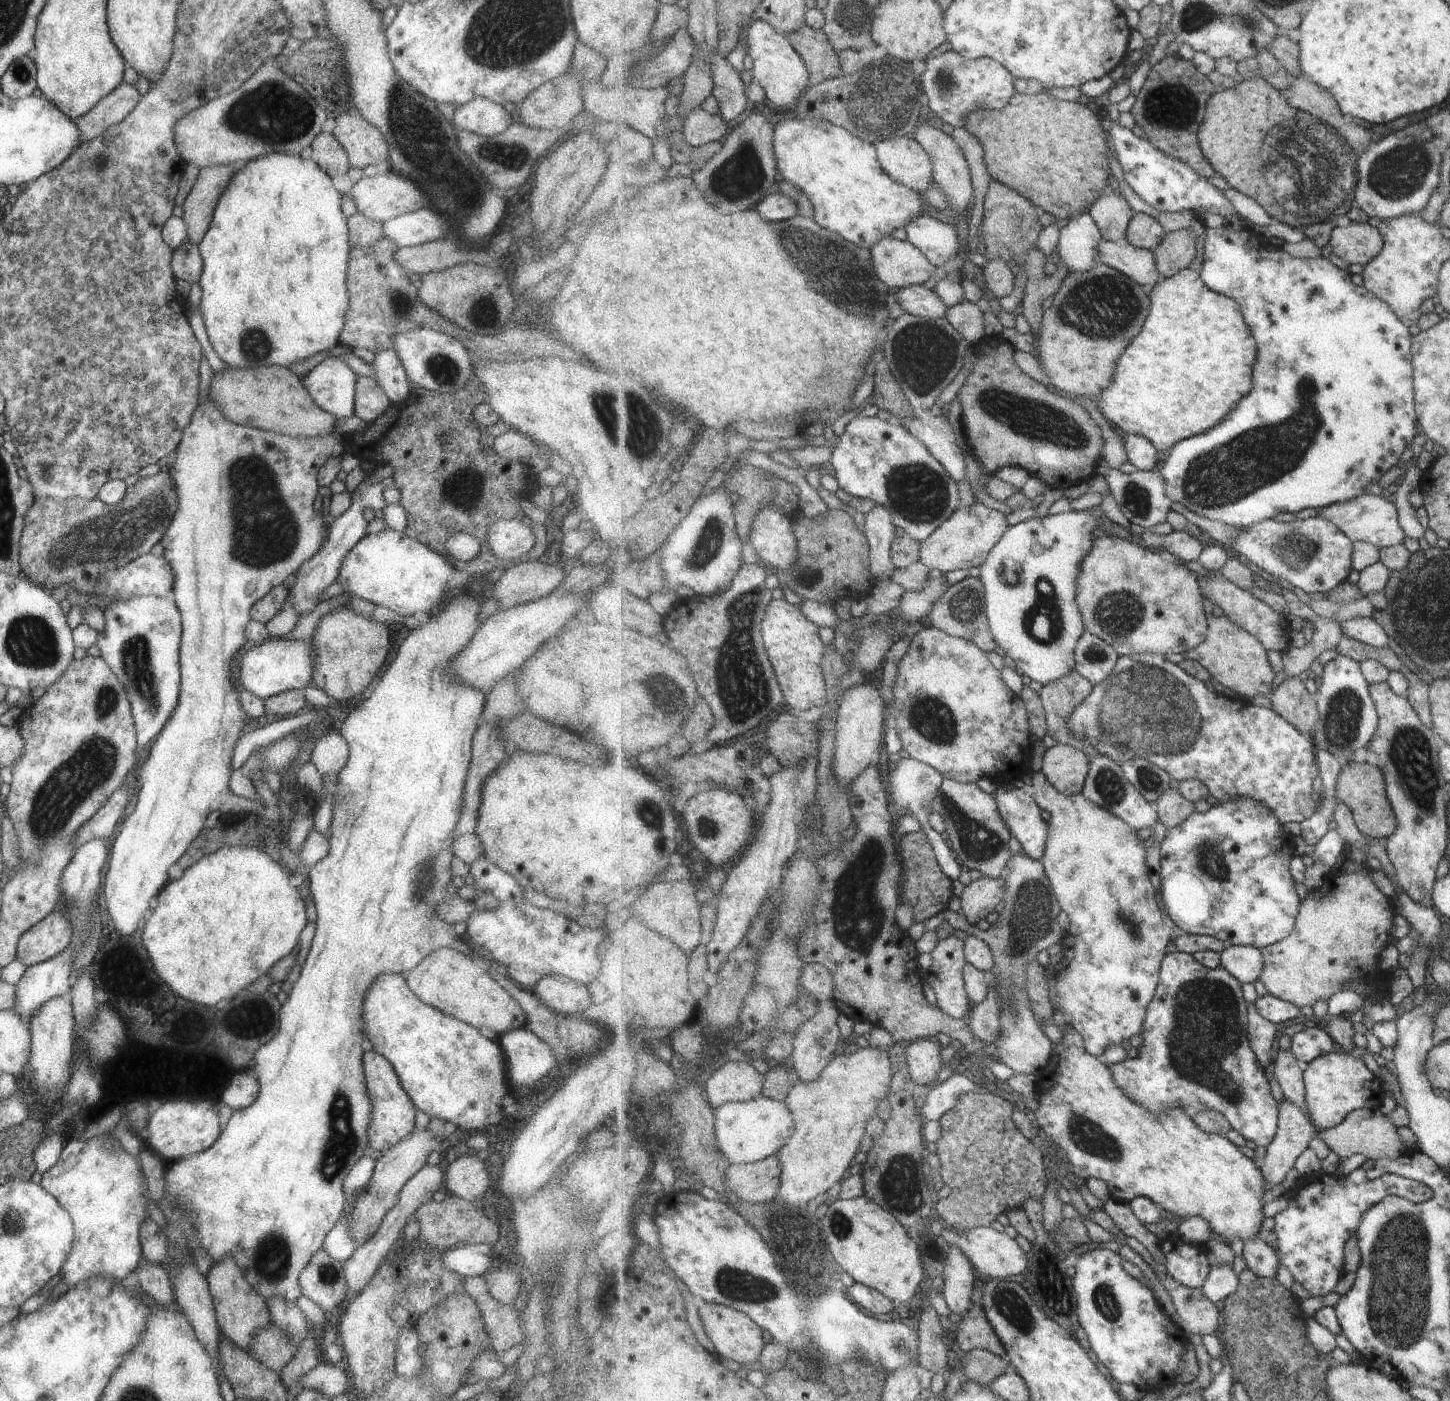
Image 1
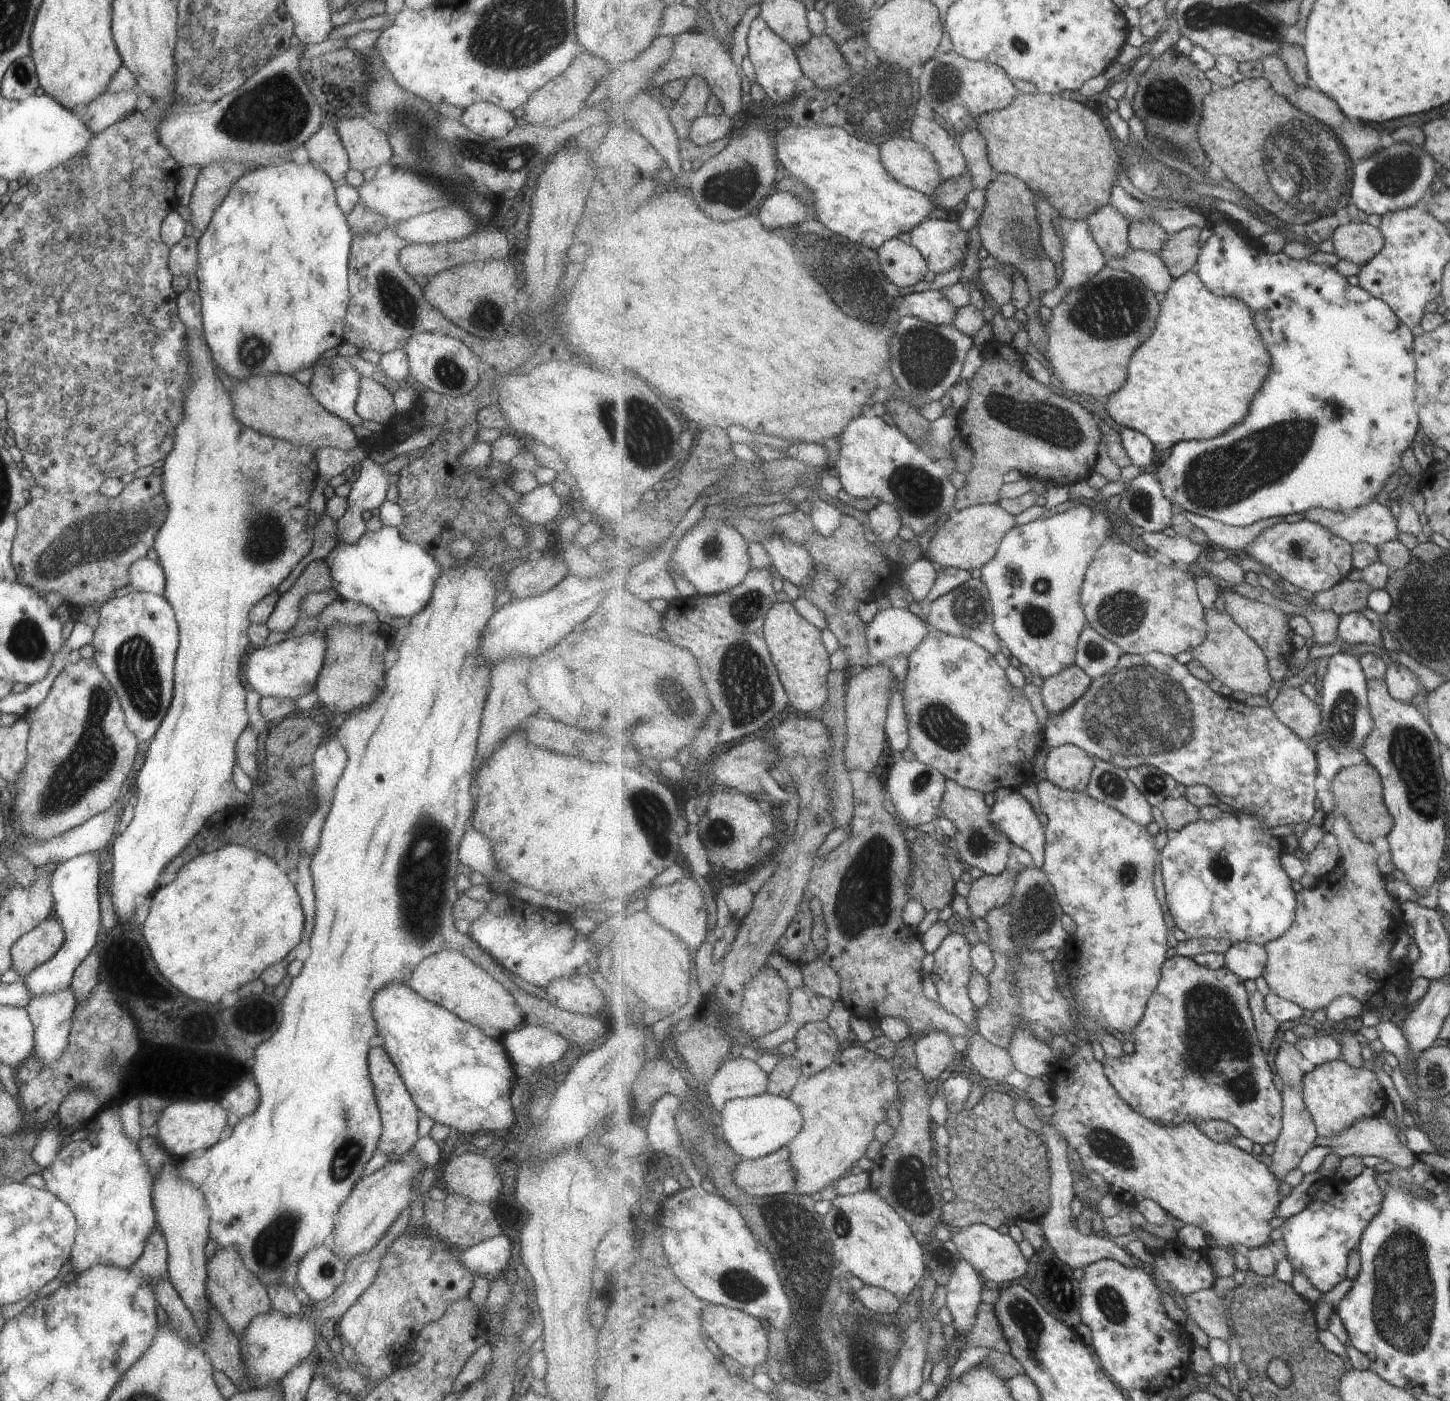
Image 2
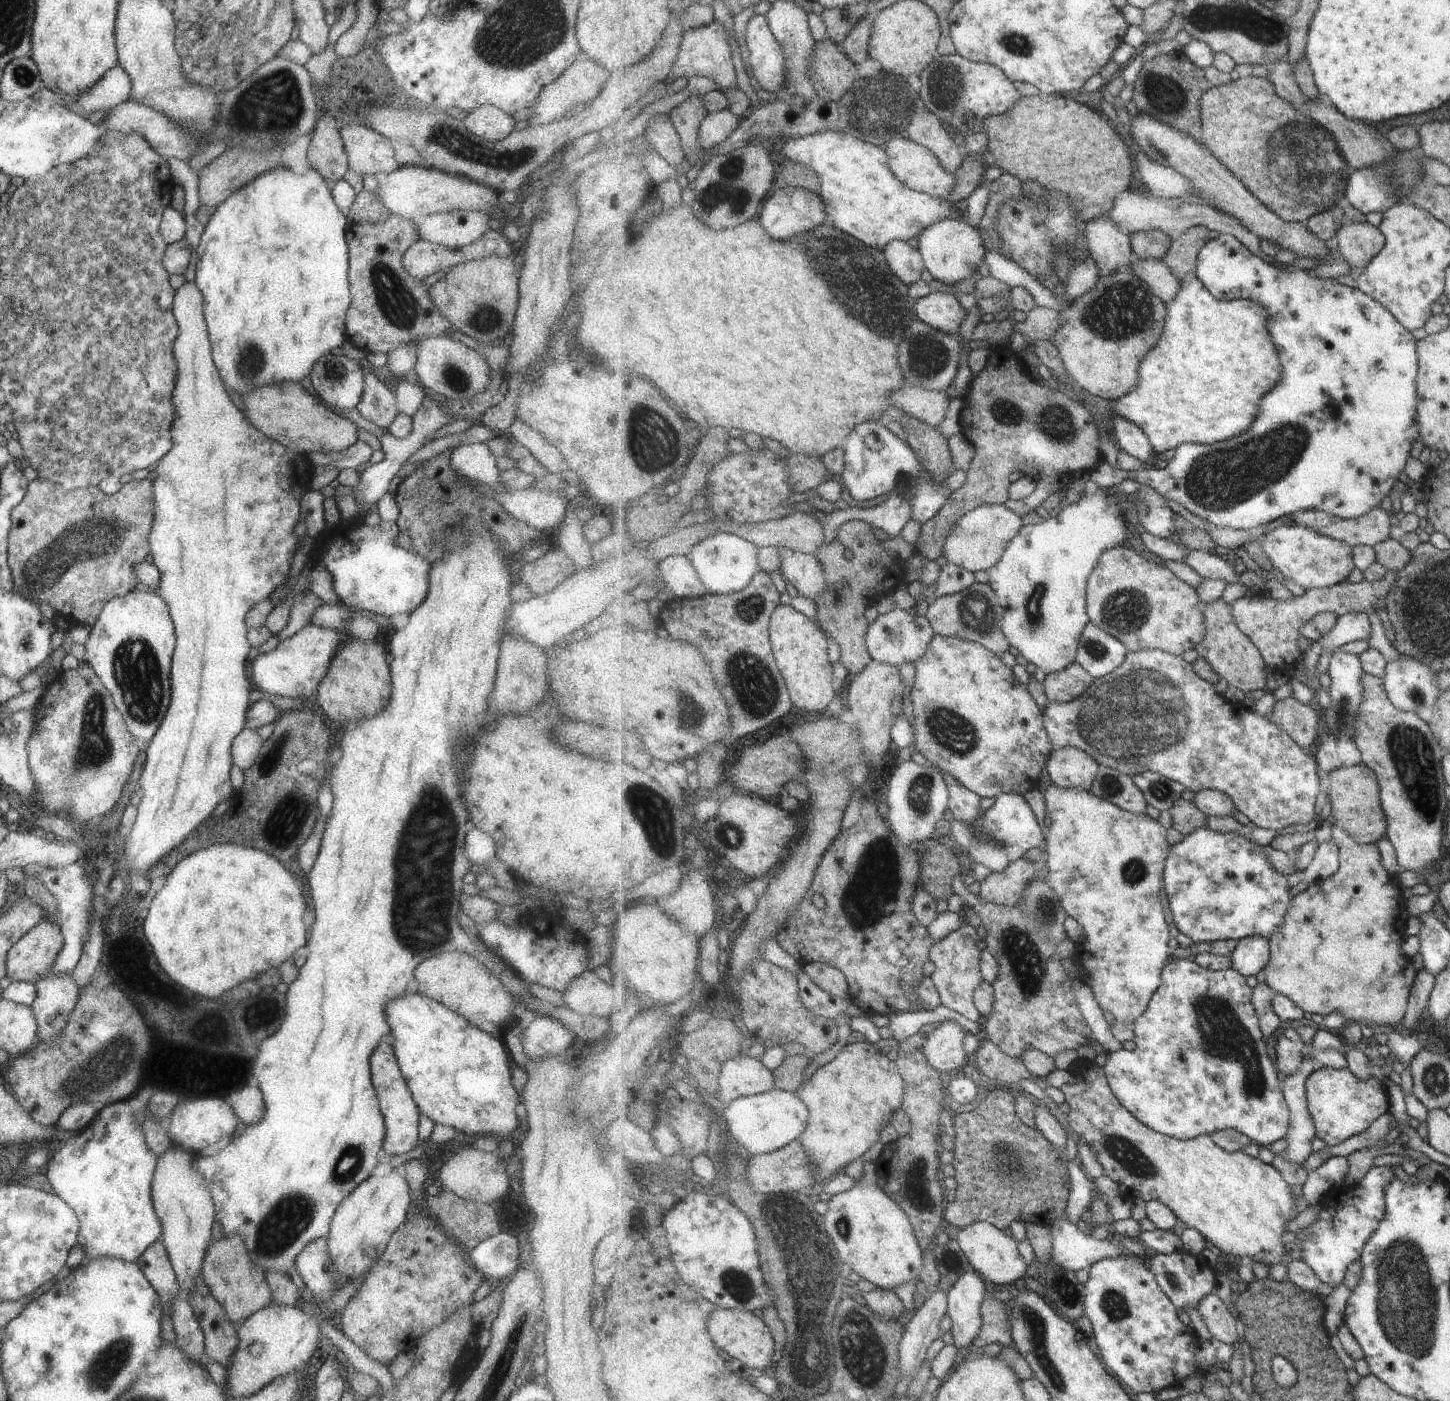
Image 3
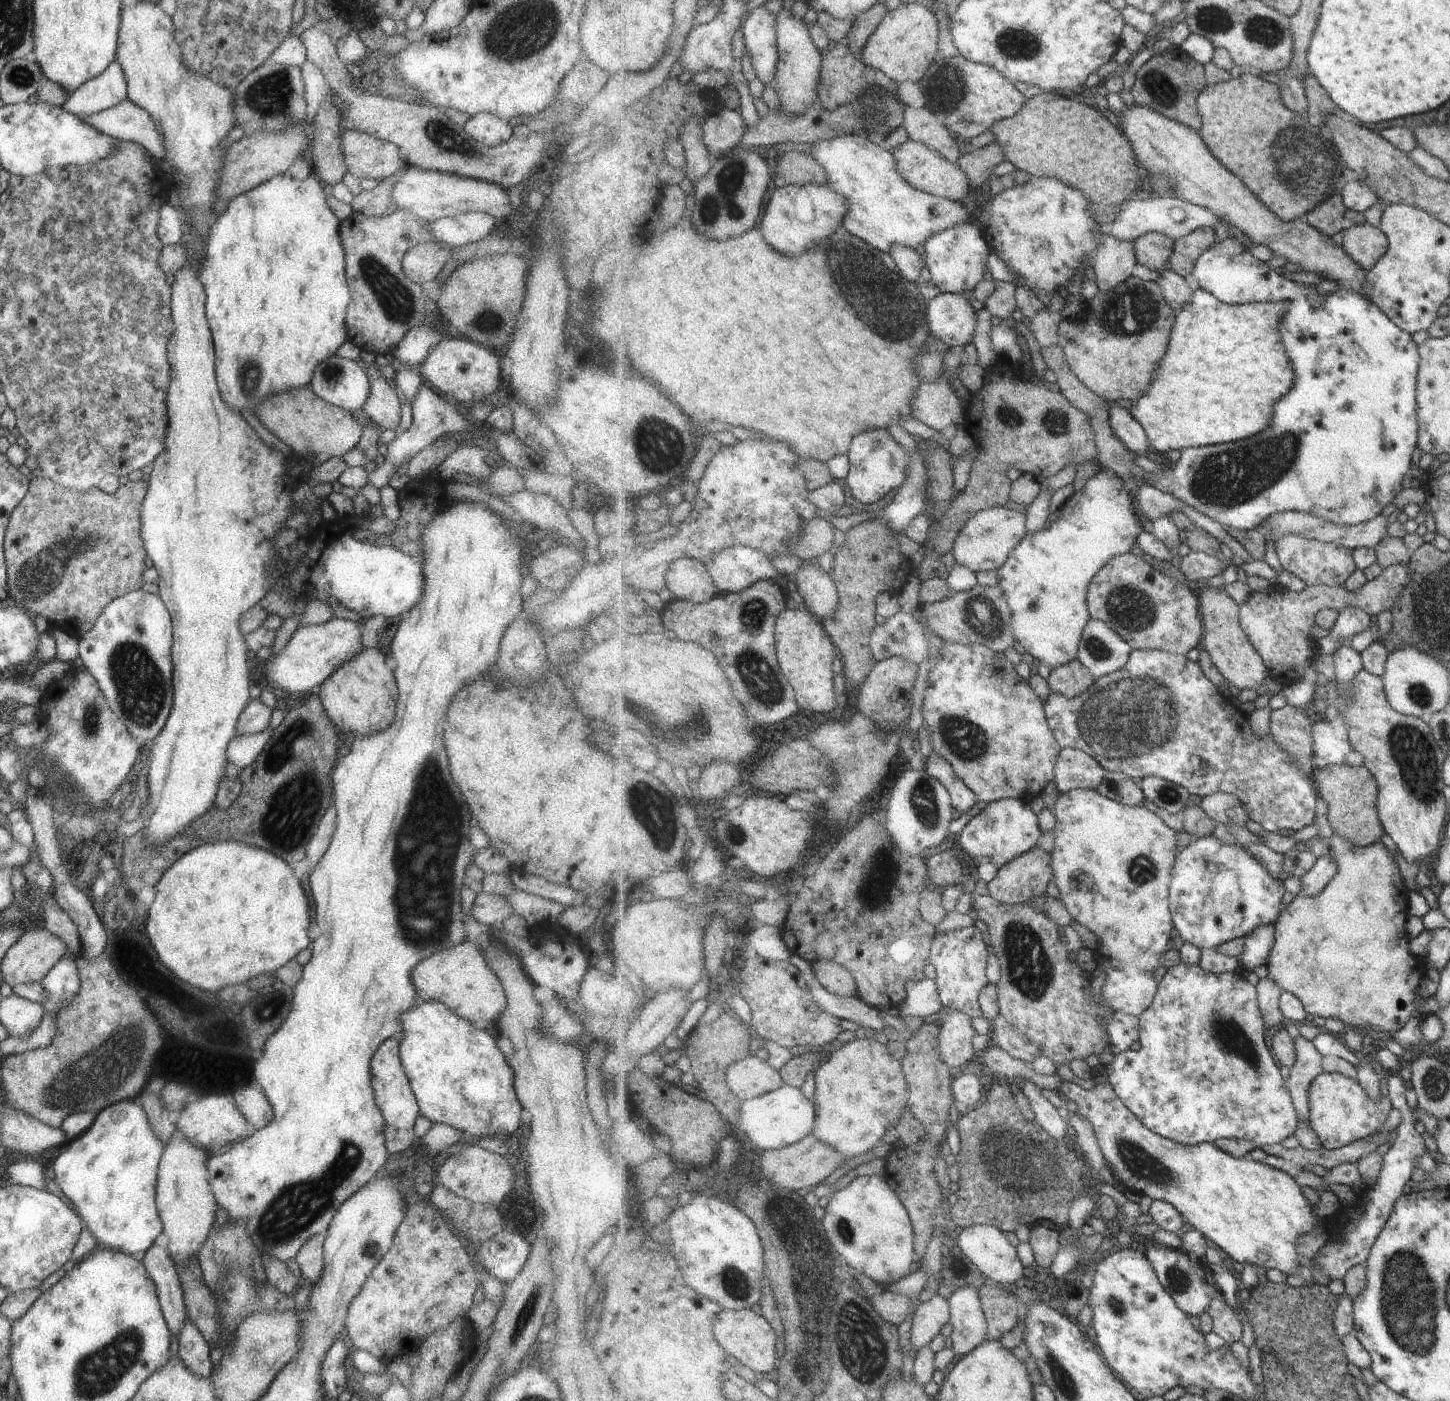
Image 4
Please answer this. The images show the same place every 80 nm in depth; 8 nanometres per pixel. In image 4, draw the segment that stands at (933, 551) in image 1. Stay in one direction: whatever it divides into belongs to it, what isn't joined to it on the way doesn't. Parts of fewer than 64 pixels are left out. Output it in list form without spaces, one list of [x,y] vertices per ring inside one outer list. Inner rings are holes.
[[[1004,507],[987,508],[967,520],[965,528],[955,538],[952,556],[959,565],[973,572],[997,571],[1005,566],[1007,558],[1015,551],[1015,546],[1019,546],[1027,534],[1026,513]]]

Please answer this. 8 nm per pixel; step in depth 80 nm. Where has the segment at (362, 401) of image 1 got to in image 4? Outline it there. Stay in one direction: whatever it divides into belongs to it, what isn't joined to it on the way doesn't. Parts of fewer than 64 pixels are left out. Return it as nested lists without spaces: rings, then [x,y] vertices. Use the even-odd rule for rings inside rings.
[[[365,357],[366,376],[369,381],[369,394],[361,404],[361,413],[377,426],[396,431],[400,418],[400,404],[397,392],[387,385],[376,369],[374,361]]]

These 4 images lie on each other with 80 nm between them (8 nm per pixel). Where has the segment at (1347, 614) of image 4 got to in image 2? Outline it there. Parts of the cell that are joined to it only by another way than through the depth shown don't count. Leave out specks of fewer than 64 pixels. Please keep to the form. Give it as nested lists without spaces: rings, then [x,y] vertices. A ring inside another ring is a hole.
[[[1359,612],[1343,615],[1340,618],[1338,636],[1345,644],[1377,645],[1381,640],[1381,632],[1378,626]]]

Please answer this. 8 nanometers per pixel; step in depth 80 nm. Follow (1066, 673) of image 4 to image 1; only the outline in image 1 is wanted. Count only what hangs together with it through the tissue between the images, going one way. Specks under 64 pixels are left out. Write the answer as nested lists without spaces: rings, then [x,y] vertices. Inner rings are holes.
[[[1077,670],[1061,680],[1042,686],[1040,698],[1047,716],[1047,734],[1058,744],[1065,744],[1085,752],[1088,757],[1099,756],[1099,750],[1082,735],[1069,728],[1069,716],[1093,693],[1094,685]]]

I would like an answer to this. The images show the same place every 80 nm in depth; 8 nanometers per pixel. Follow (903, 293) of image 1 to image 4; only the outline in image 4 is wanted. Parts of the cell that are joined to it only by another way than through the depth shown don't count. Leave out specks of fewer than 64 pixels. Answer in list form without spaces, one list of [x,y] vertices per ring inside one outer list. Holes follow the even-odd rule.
[[[949,292],[939,293],[927,301],[927,322],[932,334],[950,350],[973,343],[977,312],[967,298]]]

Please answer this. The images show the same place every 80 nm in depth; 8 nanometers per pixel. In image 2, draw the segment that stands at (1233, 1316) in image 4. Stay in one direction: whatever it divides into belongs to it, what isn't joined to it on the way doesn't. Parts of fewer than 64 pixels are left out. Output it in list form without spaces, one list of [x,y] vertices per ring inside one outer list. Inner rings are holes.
[[[1204,1289],[1185,1297],[1181,1295],[1186,1305],[1186,1315],[1191,1316],[1192,1320],[1203,1330],[1210,1339],[1222,1339],[1229,1341],[1232,1334],[1231,1316],[1229,1311],[1223,1308],[1223,1300],[1213,1289]]]

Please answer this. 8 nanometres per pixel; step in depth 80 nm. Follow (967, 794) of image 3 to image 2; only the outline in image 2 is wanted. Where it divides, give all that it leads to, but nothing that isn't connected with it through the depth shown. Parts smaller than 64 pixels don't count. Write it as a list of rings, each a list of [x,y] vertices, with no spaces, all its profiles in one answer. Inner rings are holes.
[[[951,779],[946,780],[946,794],[943,796],[940,815],[957,826],[957,836],[950,843],[955,844],[962,862],[966,865],[980,869],[985,875],[999,875],[1014,866],[1012,843],[1011,838],[991,822],[991,810],[992,806],[987,805],[982,791],[967,789]]]

